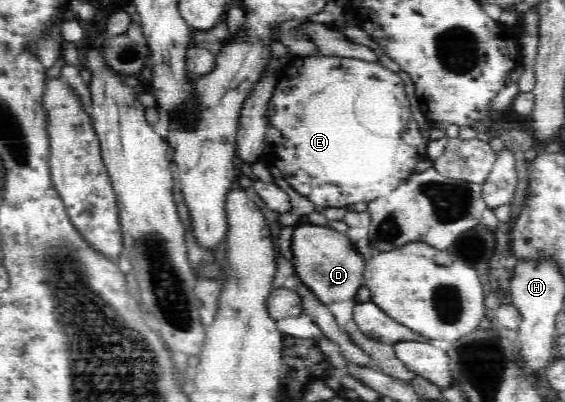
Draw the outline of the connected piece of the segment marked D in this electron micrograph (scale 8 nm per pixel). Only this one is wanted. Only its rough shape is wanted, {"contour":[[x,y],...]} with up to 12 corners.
{"contour":[[295,226],[294,275],[322,304],[352,300],[368,259],[347,233]]}

